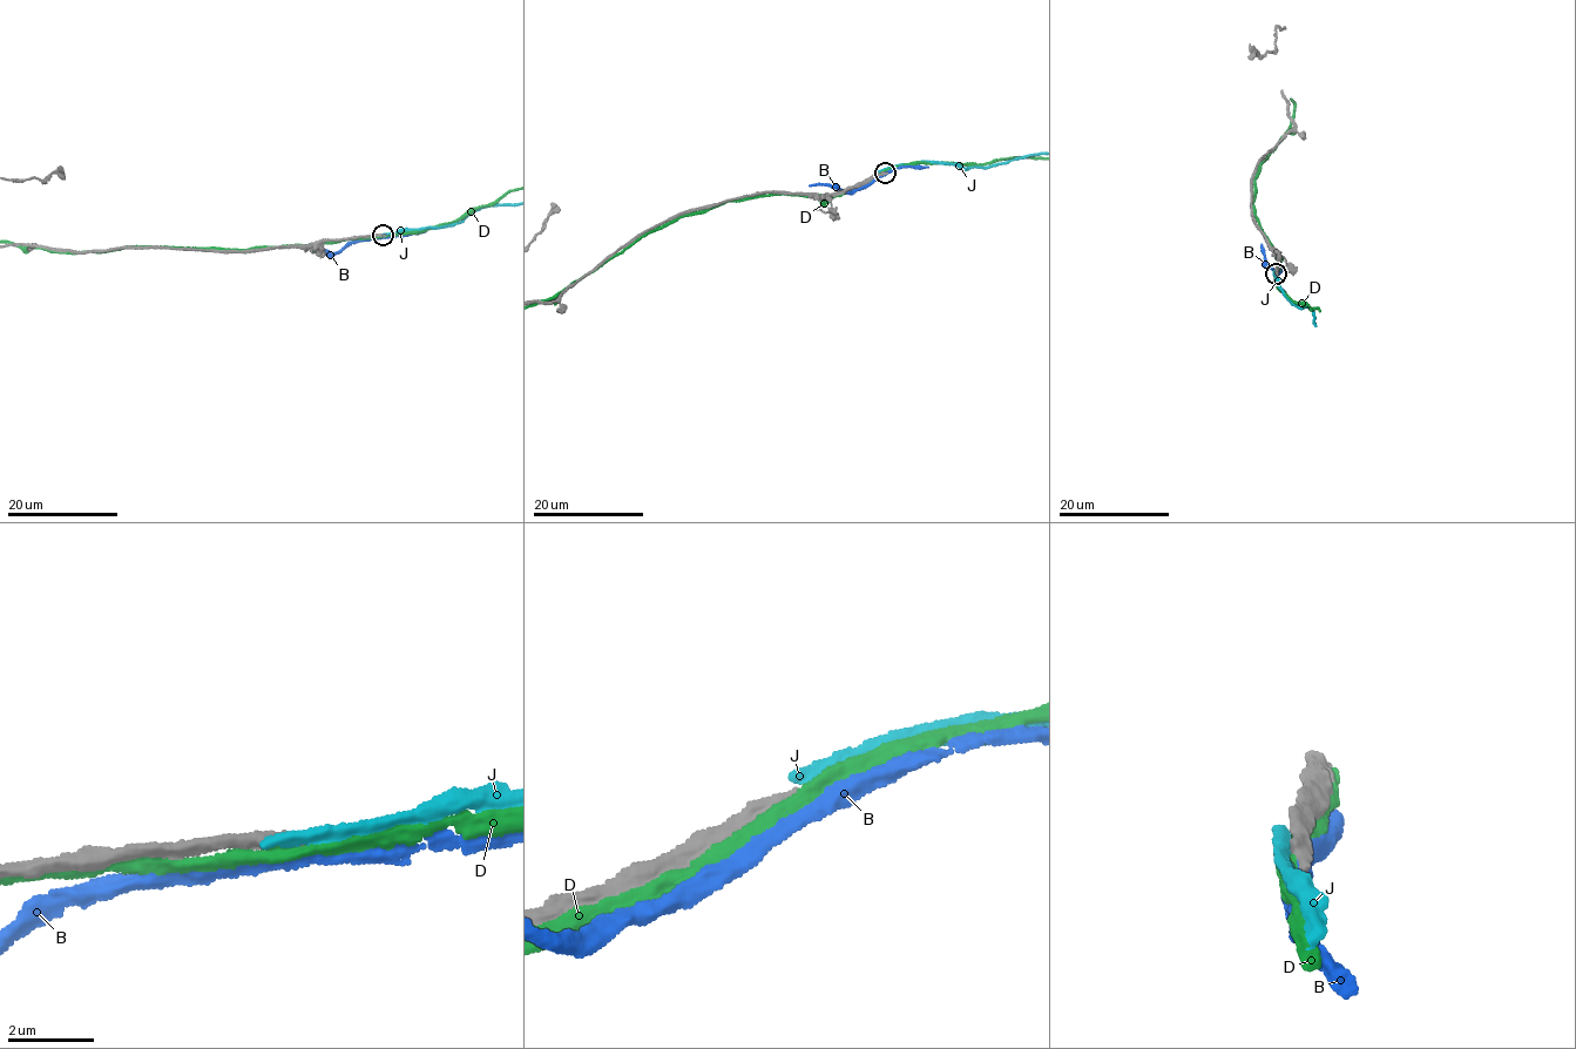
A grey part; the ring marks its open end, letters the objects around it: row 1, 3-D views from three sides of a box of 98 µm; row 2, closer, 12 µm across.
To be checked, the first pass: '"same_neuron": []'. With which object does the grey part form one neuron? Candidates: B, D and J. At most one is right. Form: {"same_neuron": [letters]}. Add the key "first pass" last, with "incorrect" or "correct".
{"same_neuron": [], "first pass": "correct"}

